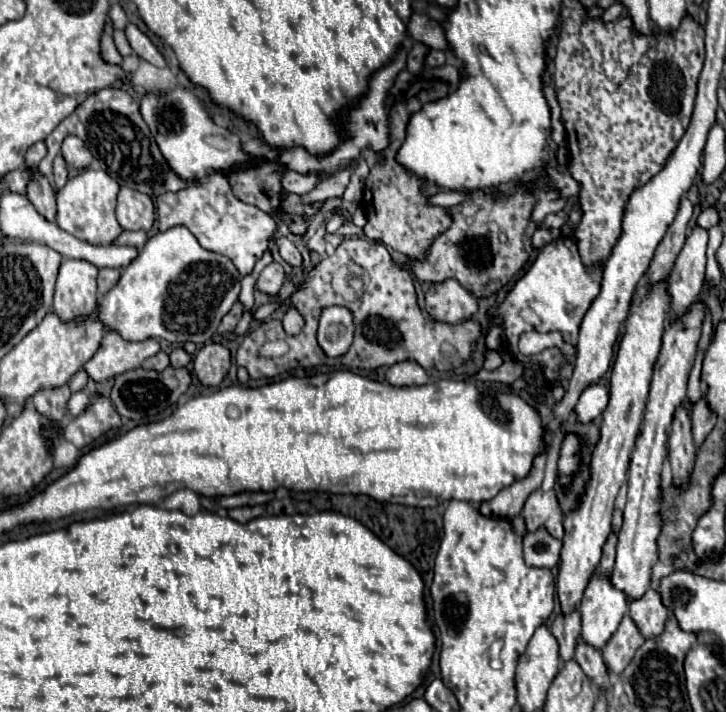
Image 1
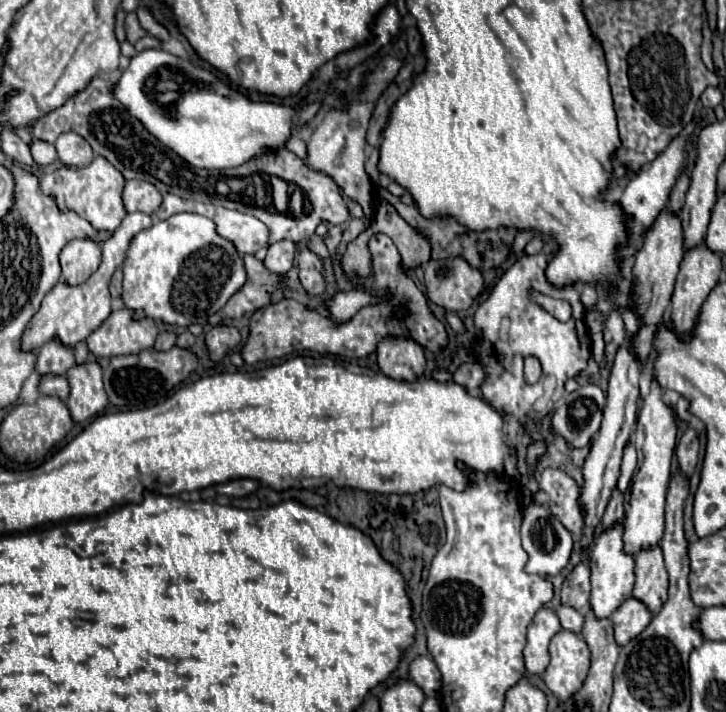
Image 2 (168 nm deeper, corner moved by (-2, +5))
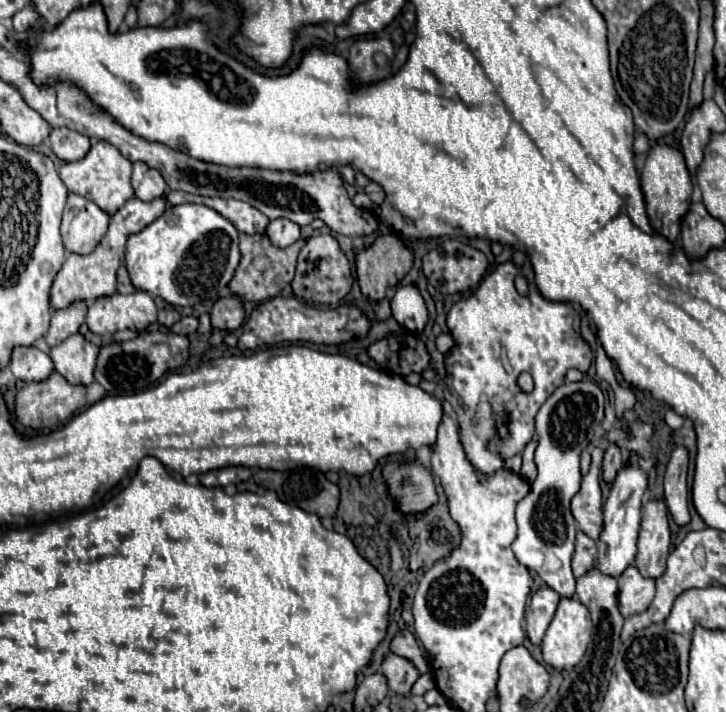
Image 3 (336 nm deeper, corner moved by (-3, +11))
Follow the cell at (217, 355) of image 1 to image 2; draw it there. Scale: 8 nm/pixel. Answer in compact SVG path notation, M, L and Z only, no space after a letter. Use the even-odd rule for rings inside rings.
M215 325L211 327L211 331L205 335L209 353L213 359L221 359L229 347L235 347L241 341L239 329L233 325Z

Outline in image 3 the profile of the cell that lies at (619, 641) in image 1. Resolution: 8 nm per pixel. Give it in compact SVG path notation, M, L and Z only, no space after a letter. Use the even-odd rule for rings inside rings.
M630 565L618 579L618 609L622 617L642 613L650 607L654 599L654 579L640 575L636 565Z

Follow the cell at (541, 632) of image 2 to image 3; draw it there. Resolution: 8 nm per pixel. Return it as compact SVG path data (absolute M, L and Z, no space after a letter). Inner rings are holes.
M542 587L532 593L530 605L524 617L524 629L532 645L542 643L542 637L554 617L554 609L558 607L558 601L560 601L560 595L554 593L550 587Z

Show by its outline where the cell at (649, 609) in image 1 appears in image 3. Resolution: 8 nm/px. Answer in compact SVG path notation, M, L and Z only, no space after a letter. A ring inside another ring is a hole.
M648 501L642 509L636 567L644 577L658 579L666 569L668 553L670 553L670 529L666 505L662 501Z

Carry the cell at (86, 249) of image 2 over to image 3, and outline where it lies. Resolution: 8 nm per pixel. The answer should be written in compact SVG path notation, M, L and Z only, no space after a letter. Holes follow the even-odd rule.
M68 195L62 217L62 241L68 253L92 253L108 229L110 217L86 197Z

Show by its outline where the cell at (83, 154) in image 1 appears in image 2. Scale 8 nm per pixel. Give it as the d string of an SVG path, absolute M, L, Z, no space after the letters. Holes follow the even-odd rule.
M73 131L59 135L59 139L55 141L55 149L57 149L59 161L69 167L85 167L95 157L89 143Z

